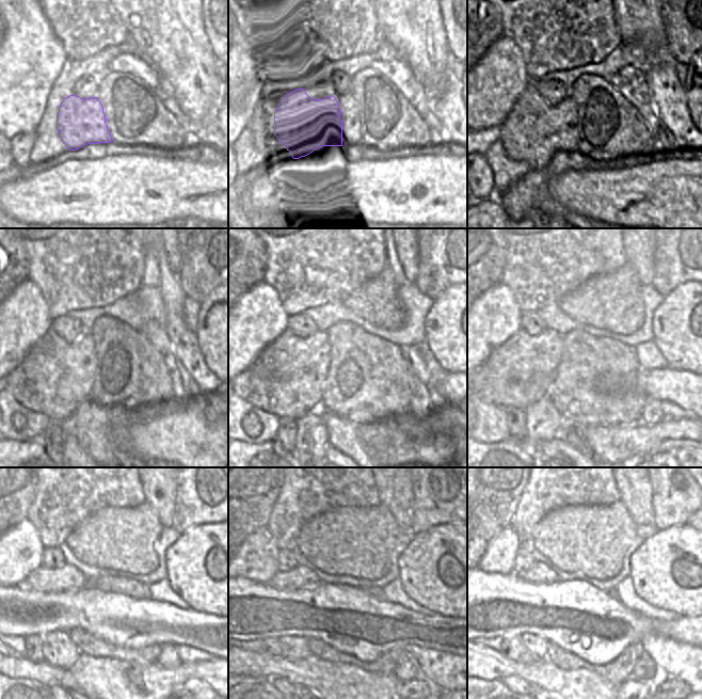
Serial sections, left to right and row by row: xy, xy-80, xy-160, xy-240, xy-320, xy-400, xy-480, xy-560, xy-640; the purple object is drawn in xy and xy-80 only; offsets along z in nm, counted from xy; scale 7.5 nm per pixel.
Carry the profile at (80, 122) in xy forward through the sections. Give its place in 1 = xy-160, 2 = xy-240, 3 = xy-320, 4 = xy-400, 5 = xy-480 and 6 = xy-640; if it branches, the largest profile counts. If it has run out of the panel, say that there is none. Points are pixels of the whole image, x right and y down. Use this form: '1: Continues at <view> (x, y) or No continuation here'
1: Continues at xy-160 (533, 130)
2: Continues at xy-240 (56, 376)
3: Continues at xy-320 (287, 379)
4: Continues at xy-400 (521, 370)
5: Continues at xy-480 (67, 577)
6: Continues at xy-640 (538, 573)

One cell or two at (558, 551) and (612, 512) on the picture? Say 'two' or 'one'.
one

